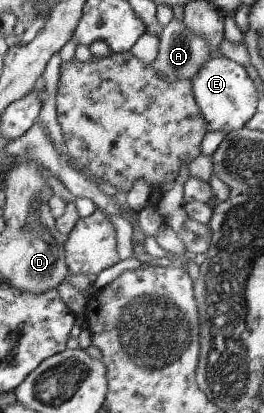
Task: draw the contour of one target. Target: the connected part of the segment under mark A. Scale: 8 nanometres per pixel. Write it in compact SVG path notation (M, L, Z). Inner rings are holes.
M172 19L165 27L162 27L158 40L158 52L151 65L164 82L180 79L191 80L198 67L212 54L206 41L202 37L196 36L195 33L190 32L182 21Z

